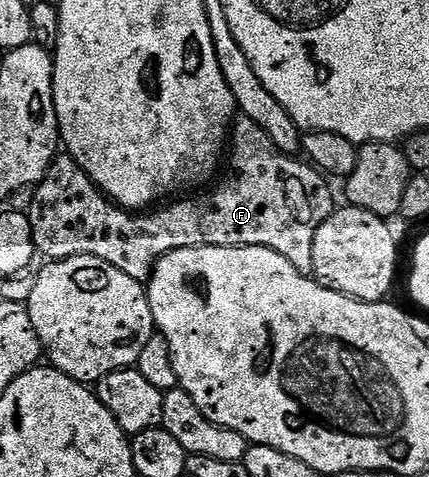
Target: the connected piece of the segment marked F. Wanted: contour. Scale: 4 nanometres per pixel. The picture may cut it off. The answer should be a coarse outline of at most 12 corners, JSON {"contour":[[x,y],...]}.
{"contour":[[256,124],[232,178],[120,208],[70,155],[30,208],[37,254],[147,283],[191,245],[257,245],[311,274],[329,178]]}

